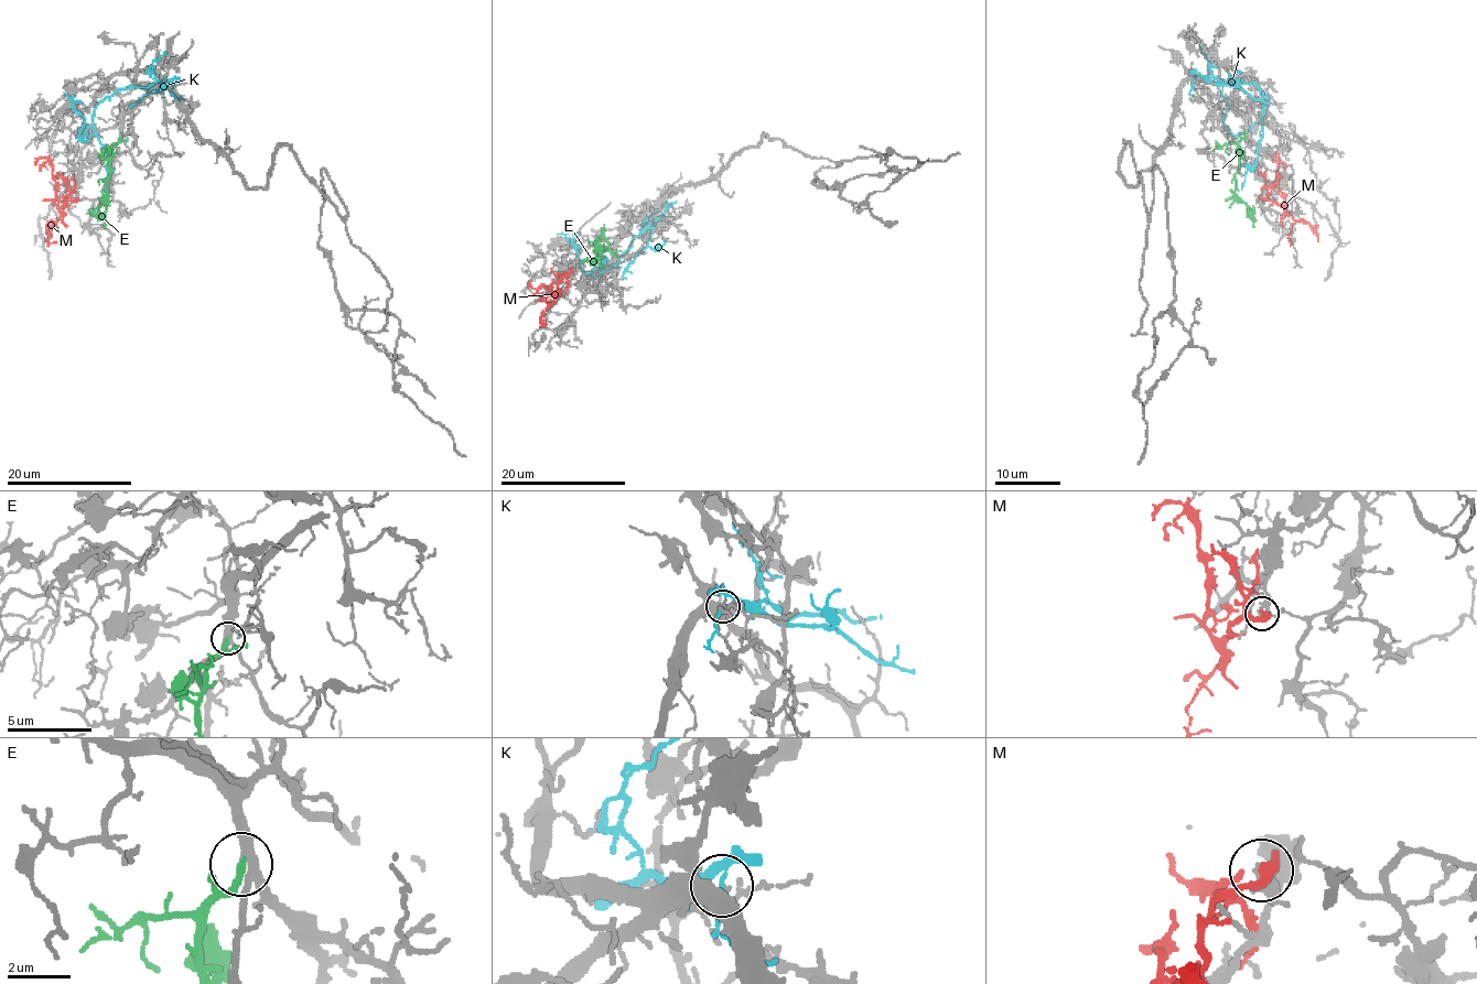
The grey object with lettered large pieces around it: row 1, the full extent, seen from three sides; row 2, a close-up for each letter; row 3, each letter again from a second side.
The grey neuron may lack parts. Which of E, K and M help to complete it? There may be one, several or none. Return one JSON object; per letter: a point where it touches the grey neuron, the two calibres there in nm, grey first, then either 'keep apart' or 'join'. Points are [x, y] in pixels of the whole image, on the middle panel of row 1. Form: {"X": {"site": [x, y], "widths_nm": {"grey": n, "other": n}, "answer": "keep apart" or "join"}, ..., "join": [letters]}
{"E": {"site": [614, 257], "widths_nm": {"grey": 280, "other": 240}, "answer": "join"}, "K": {"site": [666, 207], "widths_nm": {"grey": 160, "other": 130}, "answer": "keep apart"}, "M": {"site": [570, 271], "widths_nm": {"grey": 170, "other": 440}, "answer": "keep apart"}, "join": ["E"]}

